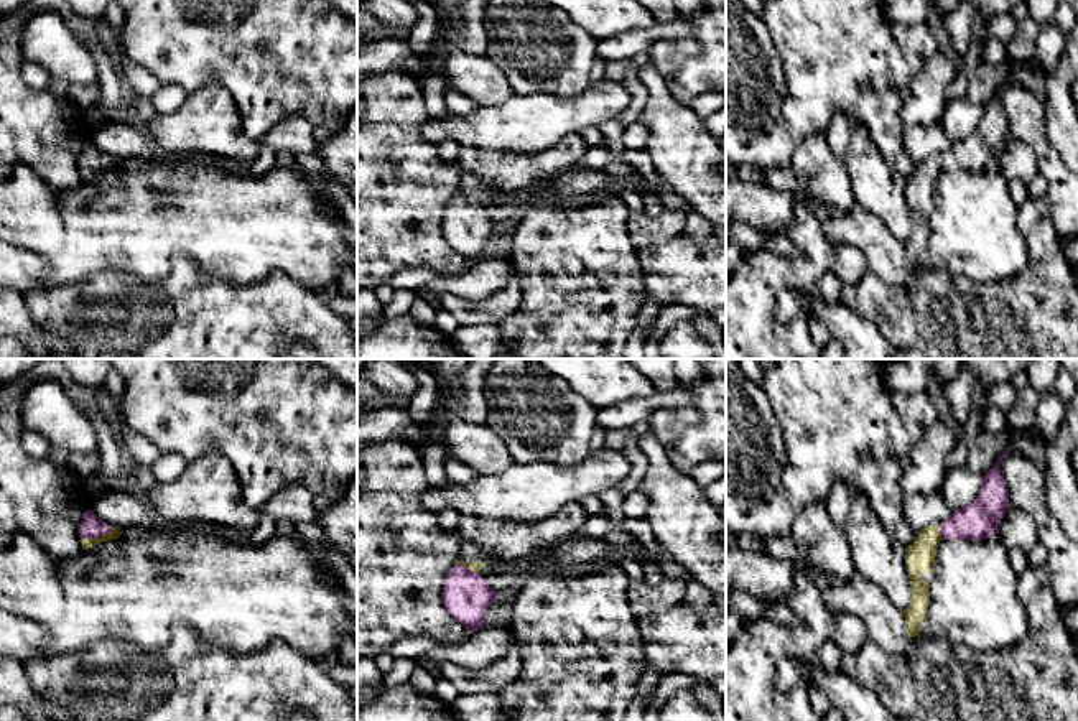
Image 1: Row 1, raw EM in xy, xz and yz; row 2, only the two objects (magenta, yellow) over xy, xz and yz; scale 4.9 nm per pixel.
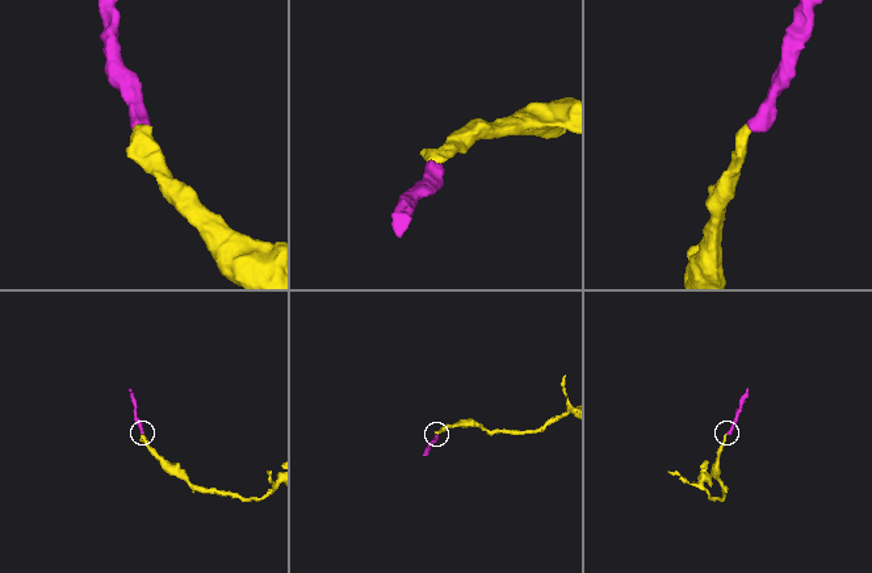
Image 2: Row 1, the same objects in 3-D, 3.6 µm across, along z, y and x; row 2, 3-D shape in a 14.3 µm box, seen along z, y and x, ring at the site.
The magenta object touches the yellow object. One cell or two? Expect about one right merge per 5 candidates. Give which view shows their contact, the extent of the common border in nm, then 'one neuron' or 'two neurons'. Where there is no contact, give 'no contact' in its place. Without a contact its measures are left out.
xy | 160 nm | one neuron

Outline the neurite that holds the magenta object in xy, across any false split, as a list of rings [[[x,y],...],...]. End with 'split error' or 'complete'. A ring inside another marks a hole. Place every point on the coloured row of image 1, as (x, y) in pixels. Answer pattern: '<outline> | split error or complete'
[[[87,510],[79,523],[82,550],[94,548],[97,543],[115,540],[122,535],[117,528],[102,522],[94,510]]] | split error

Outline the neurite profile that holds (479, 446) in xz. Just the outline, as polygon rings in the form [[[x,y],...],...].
[[[456,413],[444,415],[443,443],[448,456],[466,463],[477,476],[502,472],[515,463],[490,426],[471,425]]]

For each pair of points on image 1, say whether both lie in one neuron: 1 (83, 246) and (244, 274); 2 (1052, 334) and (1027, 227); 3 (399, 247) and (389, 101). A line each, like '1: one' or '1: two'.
1: one
2: one
3: one

